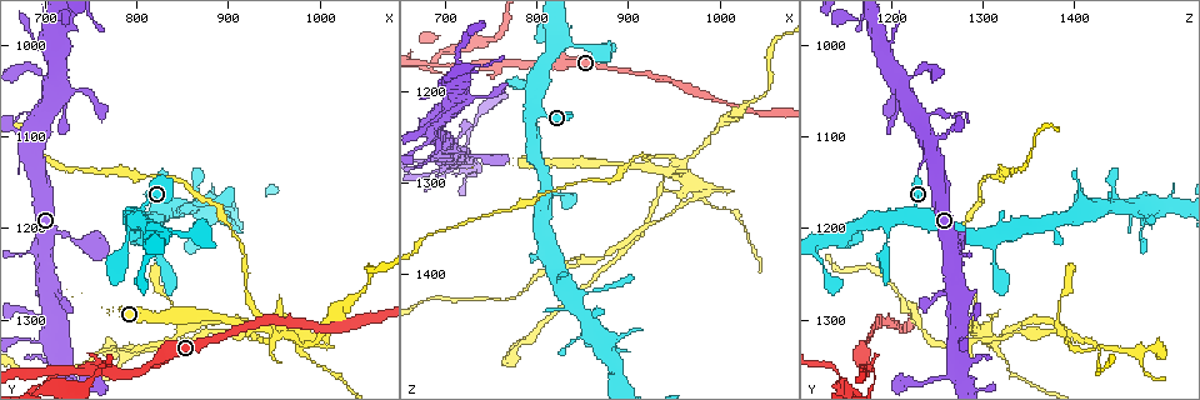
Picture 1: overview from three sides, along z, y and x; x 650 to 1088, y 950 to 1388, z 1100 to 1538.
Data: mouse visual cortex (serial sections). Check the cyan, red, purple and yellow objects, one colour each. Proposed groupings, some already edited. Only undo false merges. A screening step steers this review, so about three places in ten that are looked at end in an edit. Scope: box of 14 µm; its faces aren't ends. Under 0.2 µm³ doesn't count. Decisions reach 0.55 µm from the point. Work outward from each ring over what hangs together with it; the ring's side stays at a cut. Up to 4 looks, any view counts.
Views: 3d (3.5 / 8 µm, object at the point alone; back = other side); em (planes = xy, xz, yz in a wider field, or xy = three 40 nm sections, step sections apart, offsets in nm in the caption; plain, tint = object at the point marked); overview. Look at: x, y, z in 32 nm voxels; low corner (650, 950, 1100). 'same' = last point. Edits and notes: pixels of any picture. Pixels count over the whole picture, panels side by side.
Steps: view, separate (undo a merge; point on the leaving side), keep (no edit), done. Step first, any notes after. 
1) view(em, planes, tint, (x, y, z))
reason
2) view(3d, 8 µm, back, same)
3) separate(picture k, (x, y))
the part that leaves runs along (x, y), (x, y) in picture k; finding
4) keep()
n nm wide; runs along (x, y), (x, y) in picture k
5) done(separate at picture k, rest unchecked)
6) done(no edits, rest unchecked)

view(3d, 3.5 µm, back, (960, 1310, 1280))
two arms at a narrow angle

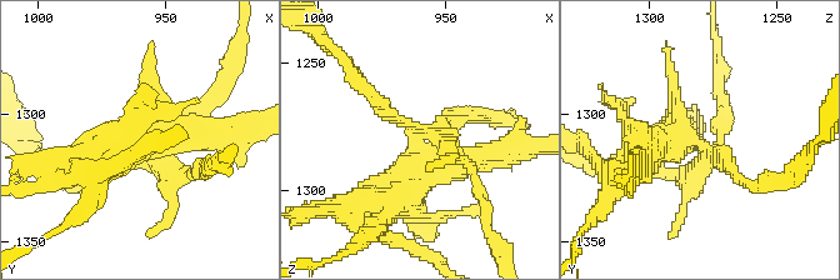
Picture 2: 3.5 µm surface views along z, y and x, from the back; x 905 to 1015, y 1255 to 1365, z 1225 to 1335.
view(em, xy, step 5, tint, (961, 1312, 1278))
now the EM

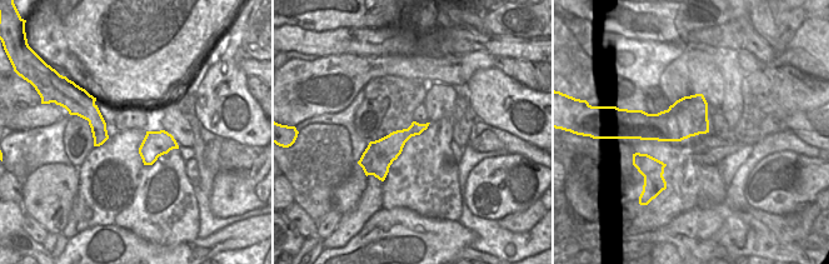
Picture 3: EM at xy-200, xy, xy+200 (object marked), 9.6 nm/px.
separate(picture 2, (388, 110))
the part that leaves runs along (420, 131), (474, 170), (485, 215) in picture 2; two cells meet here

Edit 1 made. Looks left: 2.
view(em, xy, step 5, tint, (740, 1355, 1175))
thick turns thin

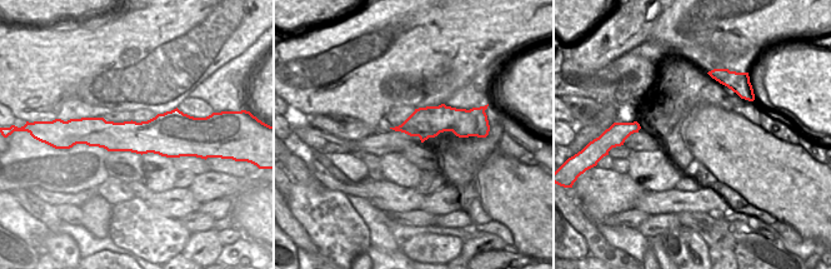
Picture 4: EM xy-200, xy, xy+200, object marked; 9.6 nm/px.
view(3d, 3.5 µm, same)

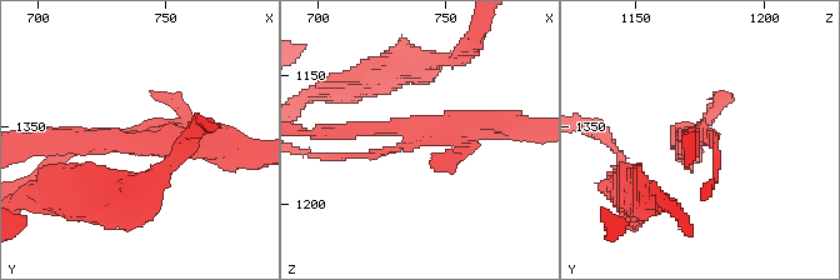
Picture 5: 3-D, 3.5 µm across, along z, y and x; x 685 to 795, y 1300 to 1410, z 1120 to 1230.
separate(picture 5, (446, 168))
the part that leaves runs along (421, 138), (375, 154), (314, 158) in picture 5; two cells meet here

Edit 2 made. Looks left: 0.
done(separate at picture 2, separate at picture 5, rest unchecked)

